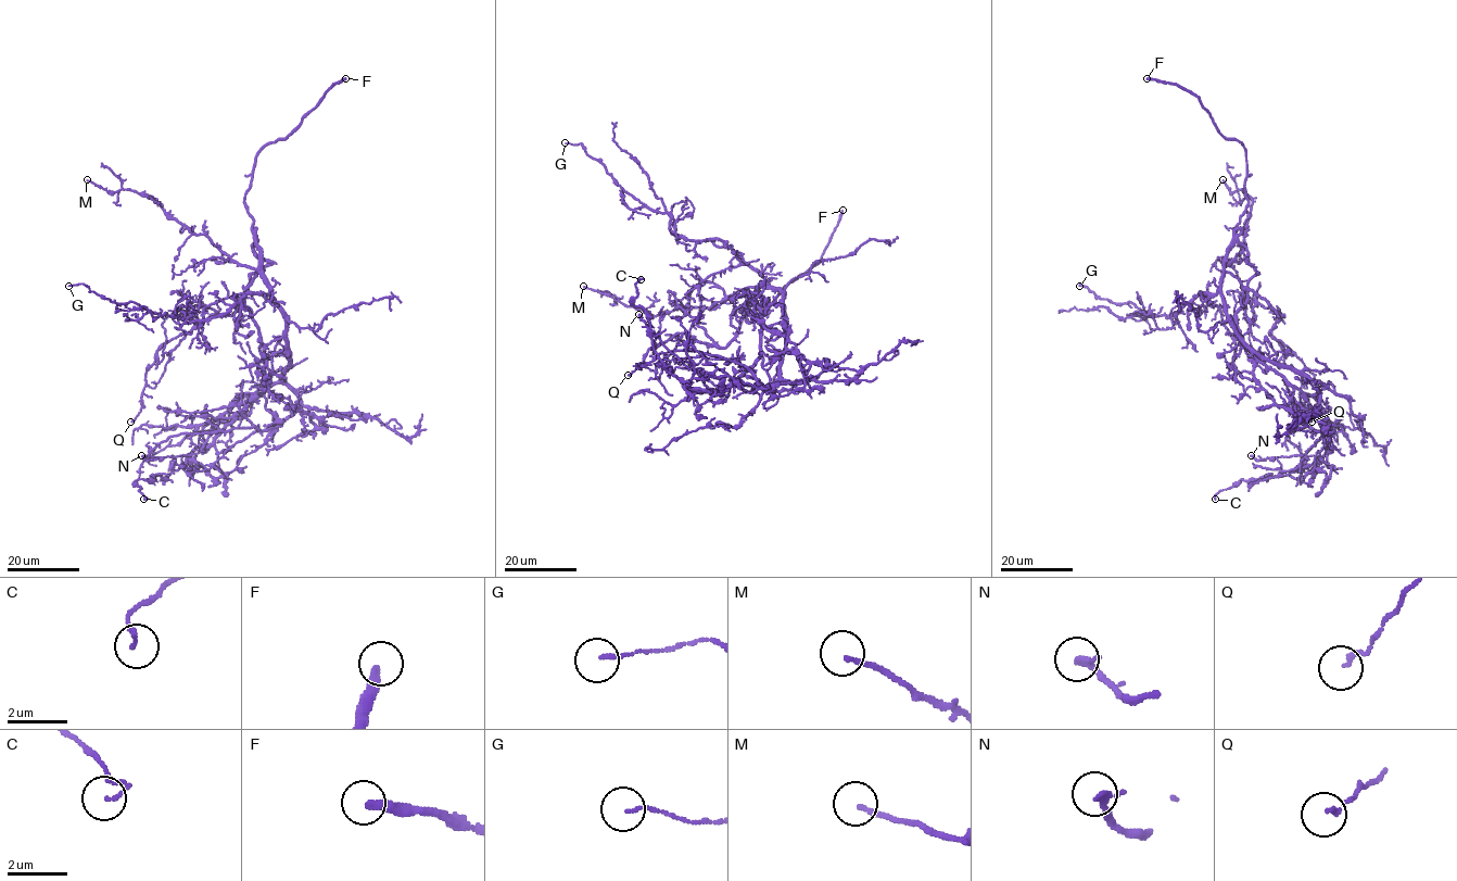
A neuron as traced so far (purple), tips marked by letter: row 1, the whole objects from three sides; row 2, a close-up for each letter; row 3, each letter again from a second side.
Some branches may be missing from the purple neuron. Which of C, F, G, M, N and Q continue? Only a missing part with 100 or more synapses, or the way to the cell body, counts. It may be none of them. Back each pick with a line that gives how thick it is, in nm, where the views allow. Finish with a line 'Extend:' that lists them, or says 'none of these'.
F: 320 nm thick
Extend: F

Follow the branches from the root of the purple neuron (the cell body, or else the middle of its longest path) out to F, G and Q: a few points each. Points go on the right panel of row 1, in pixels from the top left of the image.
F: (1236, 318), (1242, 285), (1225, 271), (1225, 257), (1248, 203), (1246, 151), (1219, 131), (1195, 96), (1147, 78)
G: (1236, 318), (1242, 285), (1228, 272), (1215, 293), (1189, 300), (1175, 322), (1079, 286)
Q: (1236, 318), (1249, 289), (1283, 315), (1269, 334), (1284, 351), (1284, 363), (1302, 377), (1301, 402), (1312, 422)

